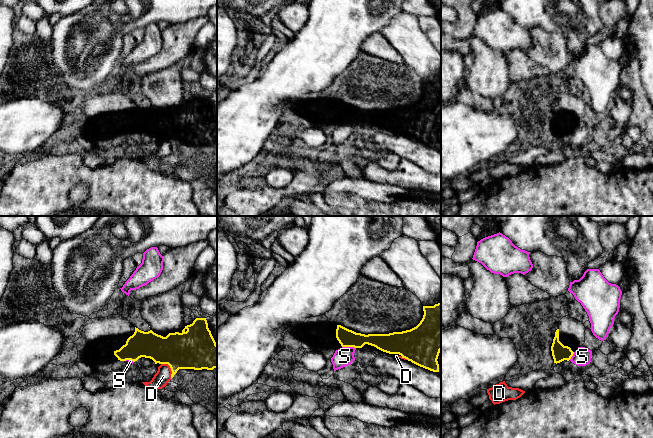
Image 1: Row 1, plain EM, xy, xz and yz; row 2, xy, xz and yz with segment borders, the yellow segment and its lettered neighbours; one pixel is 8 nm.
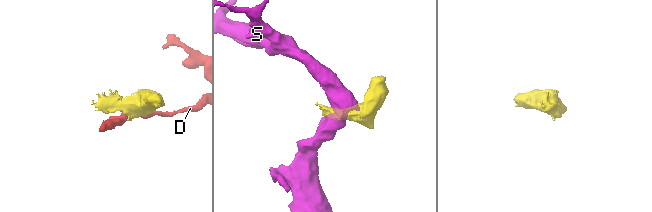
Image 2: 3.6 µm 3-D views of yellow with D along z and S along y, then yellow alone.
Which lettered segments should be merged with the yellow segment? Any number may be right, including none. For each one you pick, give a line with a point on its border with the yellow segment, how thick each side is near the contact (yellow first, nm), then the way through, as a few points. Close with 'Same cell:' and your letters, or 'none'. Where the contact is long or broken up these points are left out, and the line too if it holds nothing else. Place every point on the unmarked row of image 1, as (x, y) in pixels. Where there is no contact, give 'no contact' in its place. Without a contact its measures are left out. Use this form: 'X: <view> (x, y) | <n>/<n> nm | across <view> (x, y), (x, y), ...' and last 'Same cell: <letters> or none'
Same cell: none

